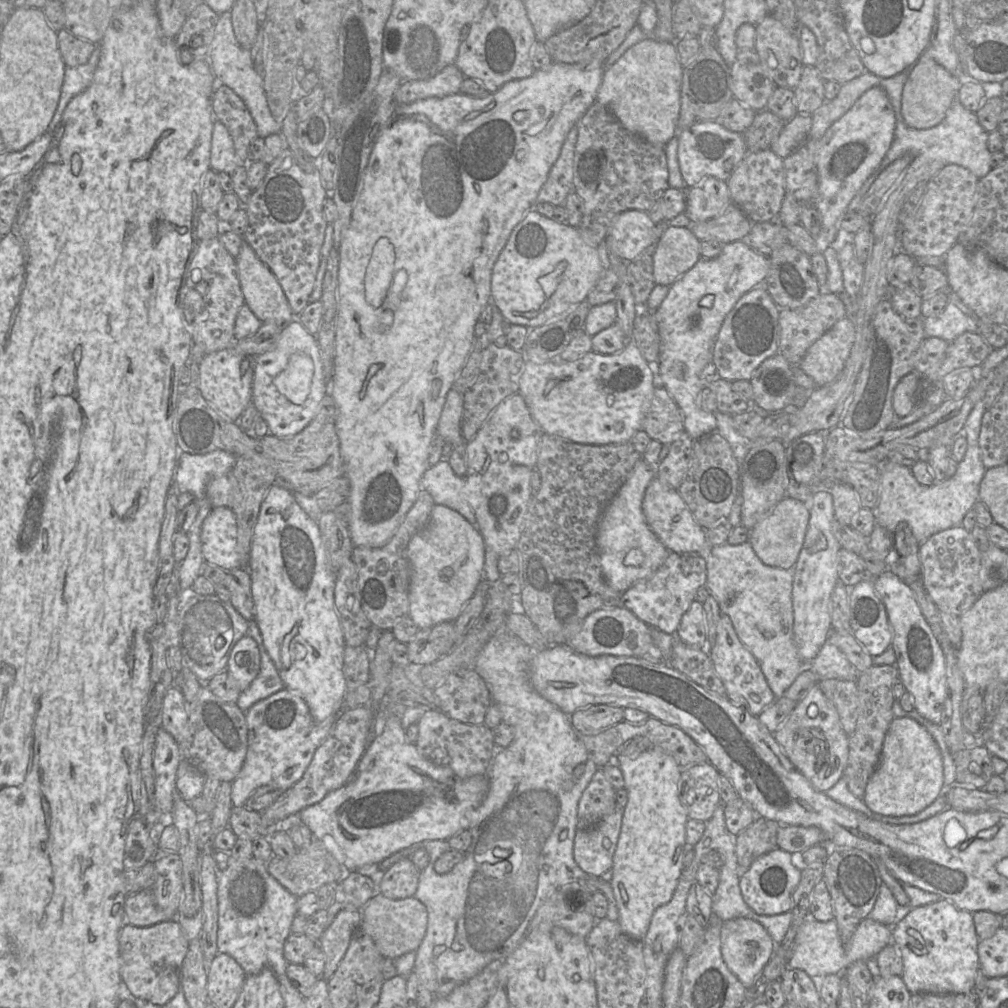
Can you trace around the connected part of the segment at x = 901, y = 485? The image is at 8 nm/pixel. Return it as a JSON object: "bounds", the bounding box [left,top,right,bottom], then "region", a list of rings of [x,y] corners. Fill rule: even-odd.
{"bounds":[873,401,986,546],"region":[[[978,401],[971,410],[962,430],[962,434],[967,440],[966,453],[951,478],[924,486],[916,481],[909,467],[888,460],[878,466],[880,491],[877,505],[873,510],[875,525],[879,525],[893,534],[897,525],[905,522],[919,546],[935,533],[961,527],[965,514],[977,501],[980,501],[979,486],[986,468],[981,460],[979,435],[985,411],[982,401]]]}

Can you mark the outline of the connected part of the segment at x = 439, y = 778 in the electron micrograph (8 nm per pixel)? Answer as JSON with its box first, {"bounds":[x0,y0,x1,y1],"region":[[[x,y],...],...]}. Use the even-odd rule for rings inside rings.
{"bounds":[298,715,488,872],"region":[[[391,715],[383,732],[371,738],[348,782],[327,794],[319,803],[304,808],[298,817],[348,872],[356,872],[365,866],[378,866],[390,855],[414,844],[430,840],[447,841],[468,829],[466,812],[479,806],[488,788],[486,774],[459,778],[450,769],[437,766],[425,758],[415,743],[407,741],[401,718]]]}

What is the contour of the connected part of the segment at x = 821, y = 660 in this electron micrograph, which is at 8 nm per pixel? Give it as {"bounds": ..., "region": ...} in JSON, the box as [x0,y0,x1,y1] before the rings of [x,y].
{"bounds":[810,639,859,680],"region":[[[828,639],[810,661],[810,668],[822,679],[857,680],[859,672]]]}

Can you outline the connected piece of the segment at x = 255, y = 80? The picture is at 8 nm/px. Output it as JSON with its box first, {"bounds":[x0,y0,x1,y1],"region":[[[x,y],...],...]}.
{"bounds":[208,11,281,138],"region":[[[230,11],[219,15],[214,37],[209,46],[208,63],[218,84],[228,86],[244,101],[256,124],[258,136],[266,138],[280,132],[281,122],[278,122],[270,112],[264,90],[263,75],[255,70],[250,50],[243,48],[236,40],[231,17]]]}

